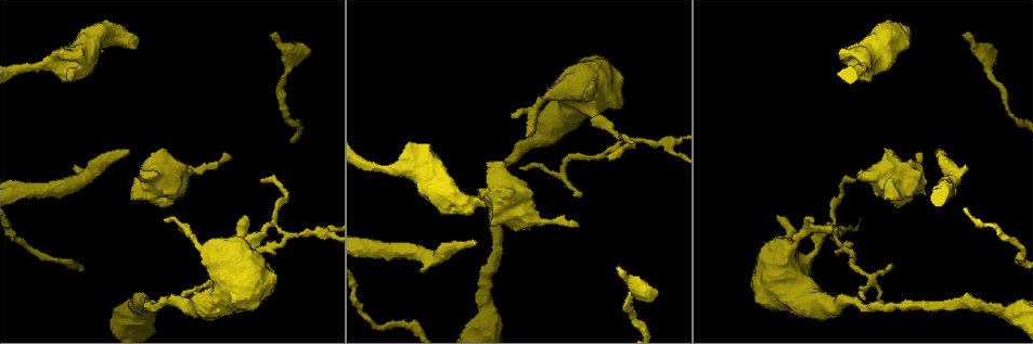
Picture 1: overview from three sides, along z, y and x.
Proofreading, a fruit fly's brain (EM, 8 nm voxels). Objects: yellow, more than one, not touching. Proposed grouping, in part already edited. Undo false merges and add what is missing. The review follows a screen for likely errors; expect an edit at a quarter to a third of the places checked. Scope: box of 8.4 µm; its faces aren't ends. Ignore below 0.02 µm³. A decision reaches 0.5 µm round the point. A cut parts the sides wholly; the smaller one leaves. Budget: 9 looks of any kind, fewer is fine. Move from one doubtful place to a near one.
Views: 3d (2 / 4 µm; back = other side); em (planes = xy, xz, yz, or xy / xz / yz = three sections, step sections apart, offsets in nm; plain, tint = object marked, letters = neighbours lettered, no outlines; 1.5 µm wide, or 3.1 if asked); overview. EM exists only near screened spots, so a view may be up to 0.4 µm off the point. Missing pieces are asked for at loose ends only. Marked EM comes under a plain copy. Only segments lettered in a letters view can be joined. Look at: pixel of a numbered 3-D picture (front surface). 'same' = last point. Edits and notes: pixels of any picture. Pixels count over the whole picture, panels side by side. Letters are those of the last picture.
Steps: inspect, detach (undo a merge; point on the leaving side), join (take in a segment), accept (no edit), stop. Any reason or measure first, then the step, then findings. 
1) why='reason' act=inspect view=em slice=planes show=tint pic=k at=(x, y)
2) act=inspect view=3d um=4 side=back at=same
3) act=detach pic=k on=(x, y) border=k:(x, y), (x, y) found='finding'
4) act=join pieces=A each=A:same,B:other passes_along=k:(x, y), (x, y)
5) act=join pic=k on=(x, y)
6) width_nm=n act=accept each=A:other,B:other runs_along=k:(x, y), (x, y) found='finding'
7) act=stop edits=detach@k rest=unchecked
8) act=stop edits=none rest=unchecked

why='branch stops here' act=inspect view=em slice=planes show=letters pic=1 at=(137, 44)

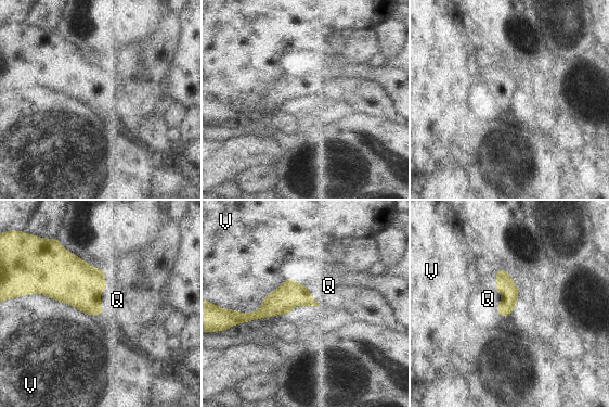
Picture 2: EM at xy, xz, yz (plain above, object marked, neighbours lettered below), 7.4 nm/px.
act=join pieces=Q each=Q:same,V:other found='it goes on there'

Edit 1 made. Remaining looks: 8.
why='free end' act=inspect view=3d um=4 side=back pic=1 at=(141, 170)

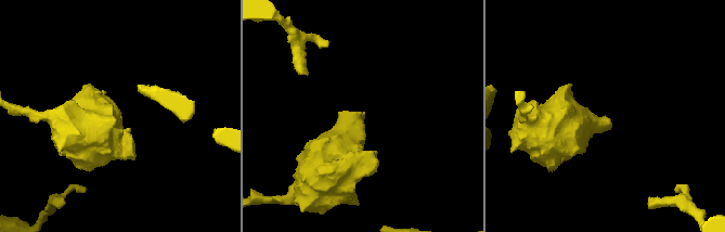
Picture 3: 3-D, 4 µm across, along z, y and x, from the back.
act=inspect view=em slice=planes show=tint pic=3 at=(605, 119)

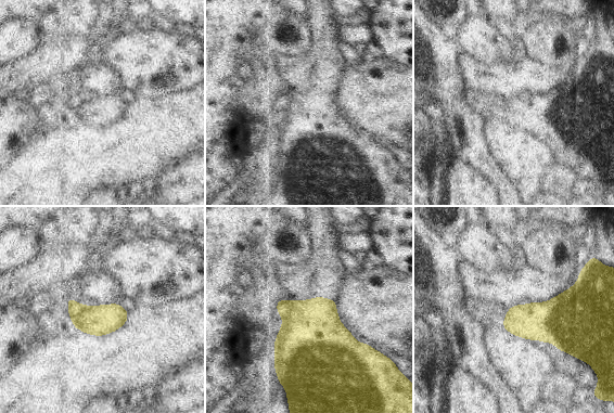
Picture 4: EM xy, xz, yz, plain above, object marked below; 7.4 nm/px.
why='see the neighbours' act=inspect view=em slice=planes show=letters at=same

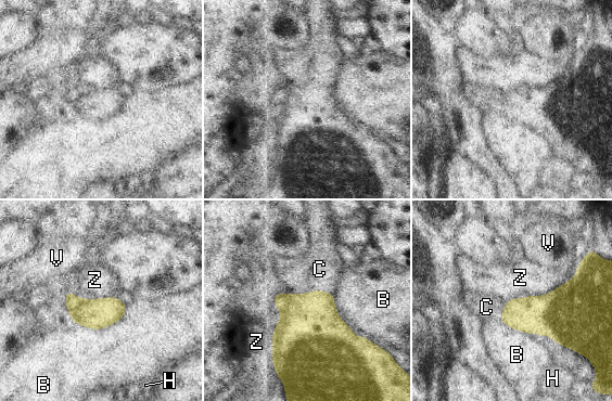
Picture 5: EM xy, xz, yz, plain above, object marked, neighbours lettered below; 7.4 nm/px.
act=join pieces=C each=B:other,C:same,H:other,V:other,Z:other passes_along=5:(309, 326), (303, 294), (319, 269) found='the neuron continues'

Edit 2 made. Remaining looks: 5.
why='branch stops here' act=inspect view=em slice=planes show=letters pic=1 at=(270, 37)

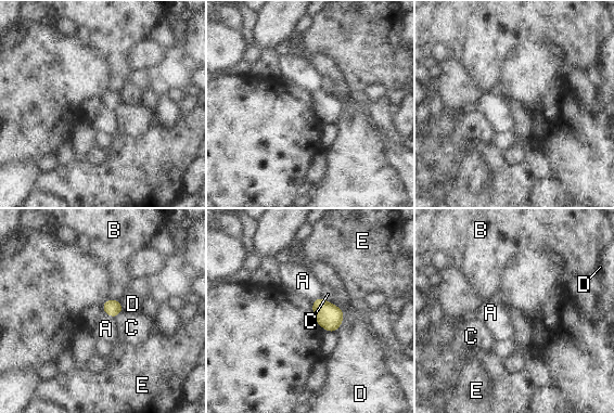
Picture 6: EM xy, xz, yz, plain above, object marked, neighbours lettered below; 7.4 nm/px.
act=accept each=A:other,B:other,C:other,D:other,E:other found='none of them fits'

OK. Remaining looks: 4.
why='narrows sharply' act=inspect view=3d um=4 pic=1 at=(32, 68)

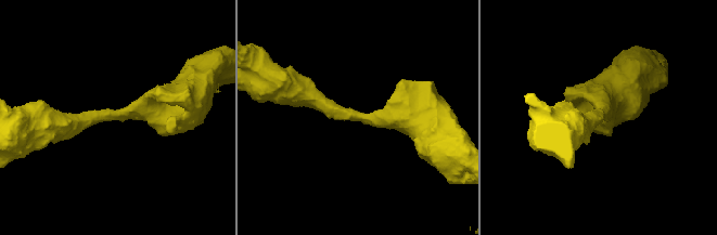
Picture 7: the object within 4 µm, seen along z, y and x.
arm_widths_nm=260,300 act=inspect view=em slice=planes show=letters pic=7 at=(361, 119)

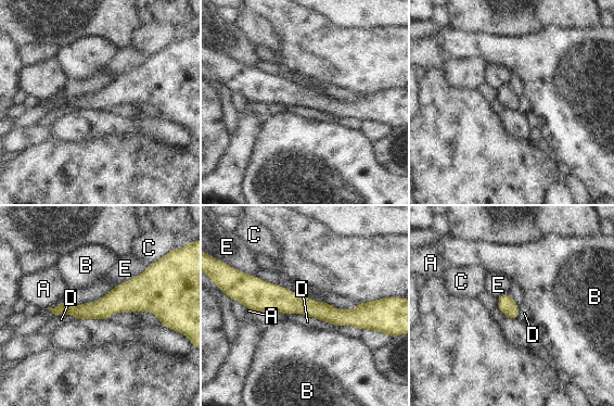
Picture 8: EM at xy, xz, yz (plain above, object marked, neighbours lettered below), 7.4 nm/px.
act=accept each=A:other,B:other,C:other,D:other,E:other runs_along=8:(241, 297), (333, 316), (370, 304) found='one neuron here'

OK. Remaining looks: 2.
act=stop edits=join@2,join@5 rest=unchecked

